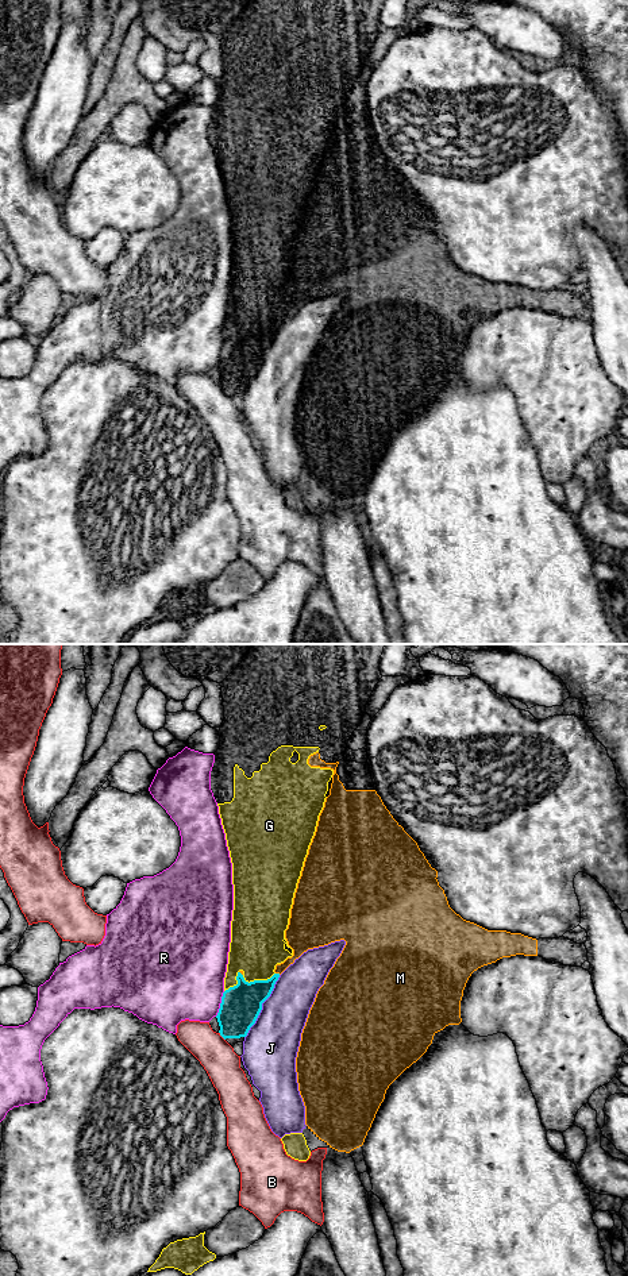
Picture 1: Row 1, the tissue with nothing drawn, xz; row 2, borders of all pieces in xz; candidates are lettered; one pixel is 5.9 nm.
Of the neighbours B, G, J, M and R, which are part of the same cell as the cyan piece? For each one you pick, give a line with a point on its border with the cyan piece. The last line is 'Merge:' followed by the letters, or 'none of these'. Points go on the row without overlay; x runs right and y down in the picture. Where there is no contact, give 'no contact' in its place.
M: contact xz (278, 326)
Merge: M

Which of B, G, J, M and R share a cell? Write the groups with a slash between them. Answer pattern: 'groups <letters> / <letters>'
groups B / G / J / M / R

